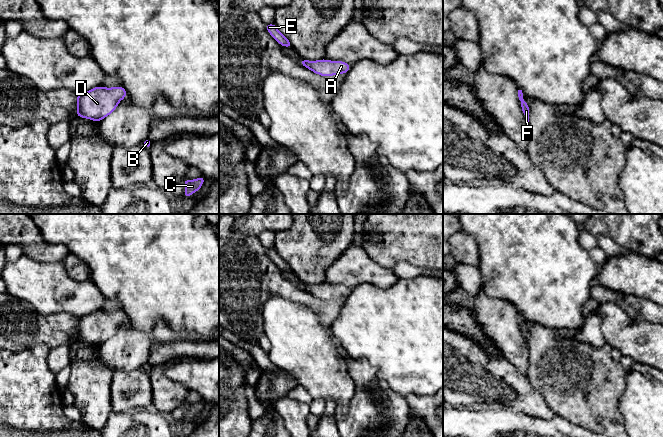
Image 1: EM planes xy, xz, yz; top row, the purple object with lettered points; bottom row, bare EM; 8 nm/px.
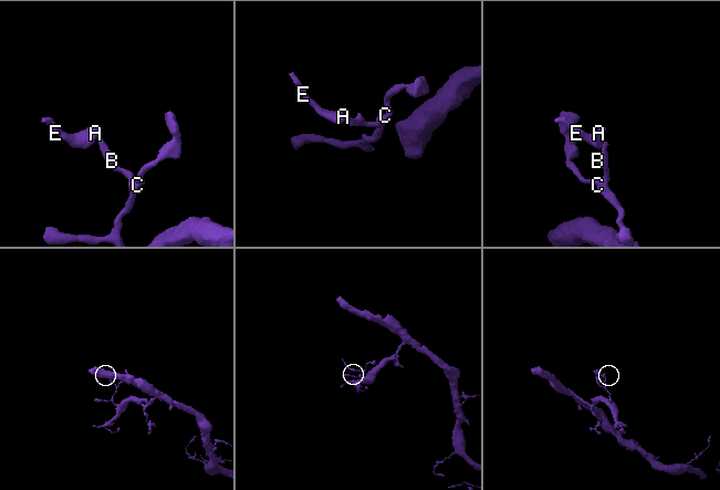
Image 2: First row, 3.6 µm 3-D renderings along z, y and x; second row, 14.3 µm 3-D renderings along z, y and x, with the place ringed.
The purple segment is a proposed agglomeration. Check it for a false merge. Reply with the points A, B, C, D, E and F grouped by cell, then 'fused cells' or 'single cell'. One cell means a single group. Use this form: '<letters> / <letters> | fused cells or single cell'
A B C D E F | single cell

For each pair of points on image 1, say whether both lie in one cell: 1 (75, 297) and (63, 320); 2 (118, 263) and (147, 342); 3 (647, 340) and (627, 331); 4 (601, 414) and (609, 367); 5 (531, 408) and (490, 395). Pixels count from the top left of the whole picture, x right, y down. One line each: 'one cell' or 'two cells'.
1: two cells
2: two cells
3: one cell
4: one cell
5: one cell

